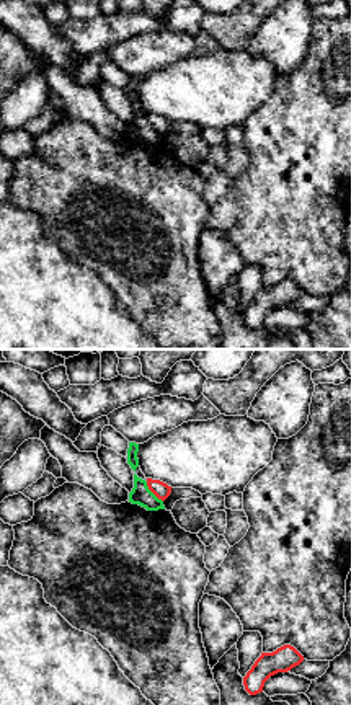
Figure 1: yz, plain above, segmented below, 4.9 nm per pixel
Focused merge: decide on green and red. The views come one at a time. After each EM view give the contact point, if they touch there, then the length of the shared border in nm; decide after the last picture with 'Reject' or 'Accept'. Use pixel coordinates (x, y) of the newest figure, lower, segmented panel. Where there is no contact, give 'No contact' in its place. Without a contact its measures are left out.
Touches green at (151, 492). Shared border 130 nm

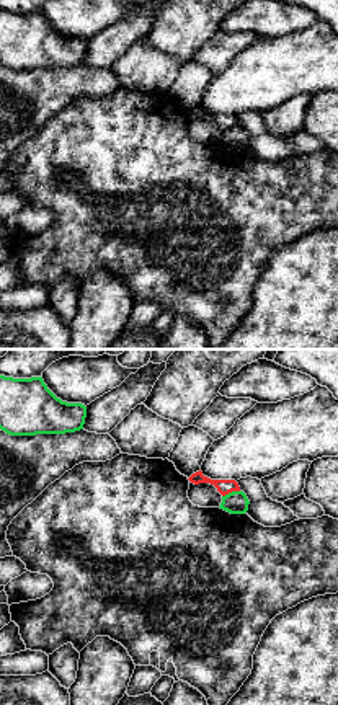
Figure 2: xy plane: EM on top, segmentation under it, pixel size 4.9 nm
Touches green at (232, 492). Shared border 90 nm

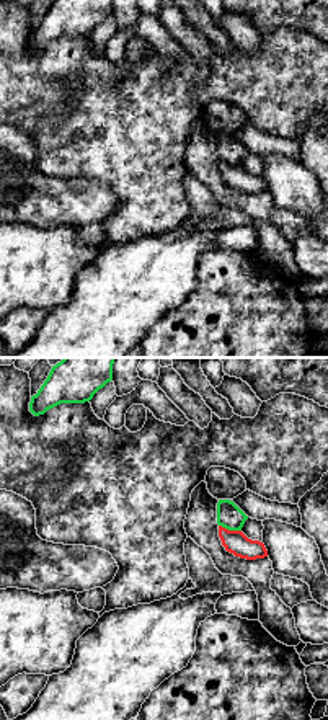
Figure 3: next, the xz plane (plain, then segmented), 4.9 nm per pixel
Touches green at (230, 529). Shared border 120 nm

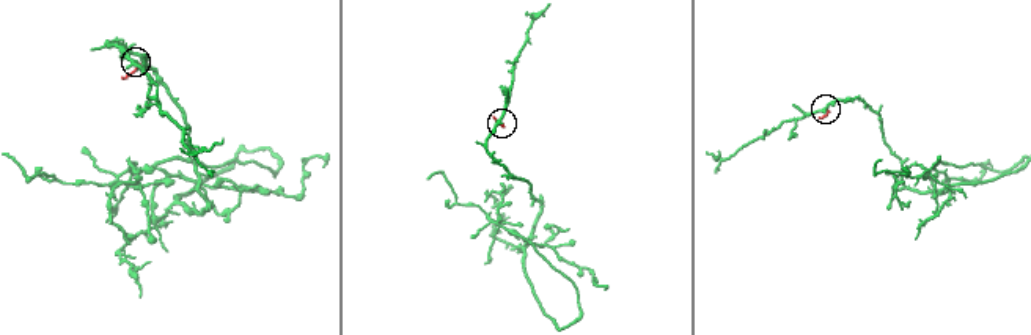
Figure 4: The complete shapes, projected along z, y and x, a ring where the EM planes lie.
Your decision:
Reject

